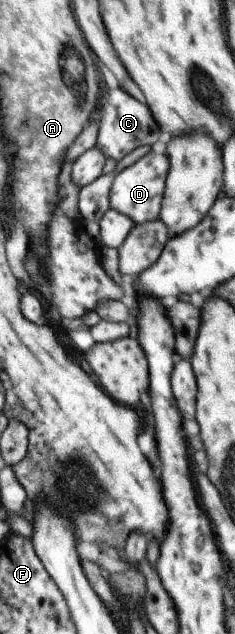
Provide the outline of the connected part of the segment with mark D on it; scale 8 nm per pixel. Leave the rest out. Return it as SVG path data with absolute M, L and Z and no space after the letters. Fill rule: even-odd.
M149 151L128 168L124 168L112 179L109 209L128 216L132 220L132 224L135 225L154 220L159 216L168 168L169 161L165 154L155 154L152 151Z

